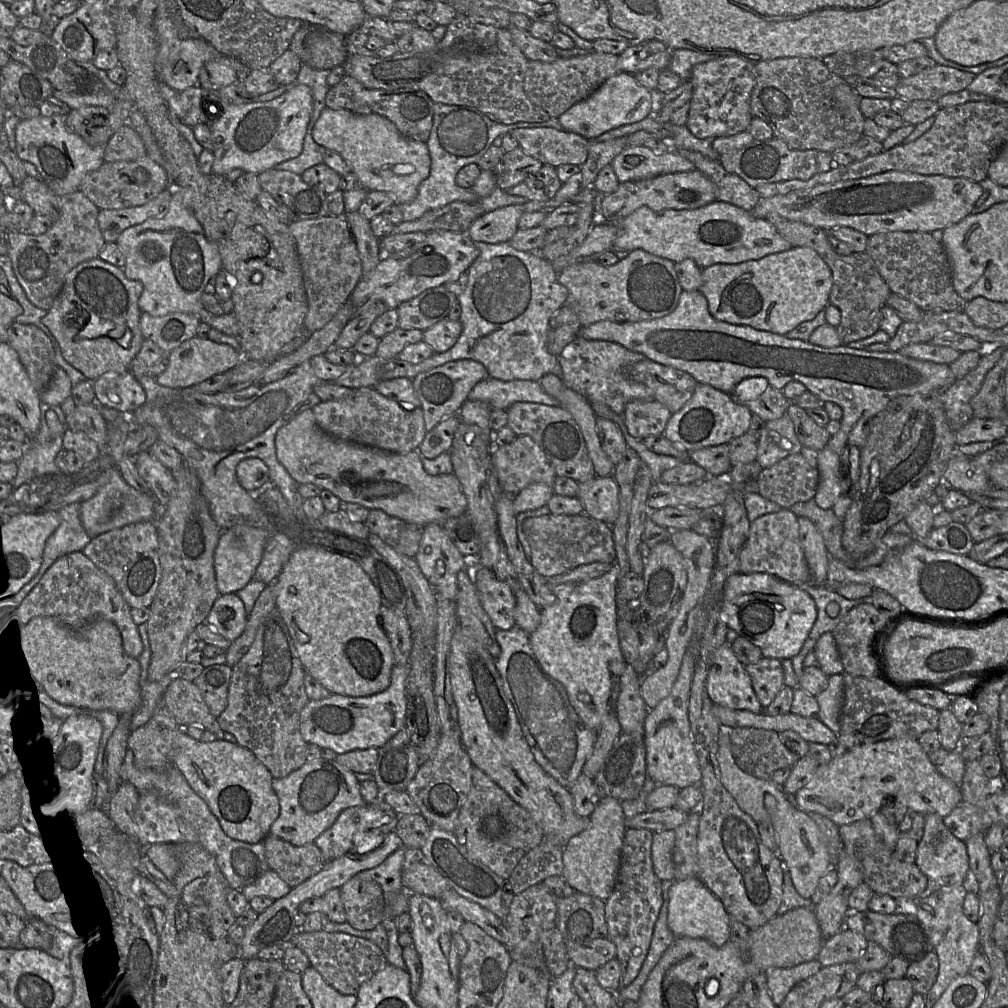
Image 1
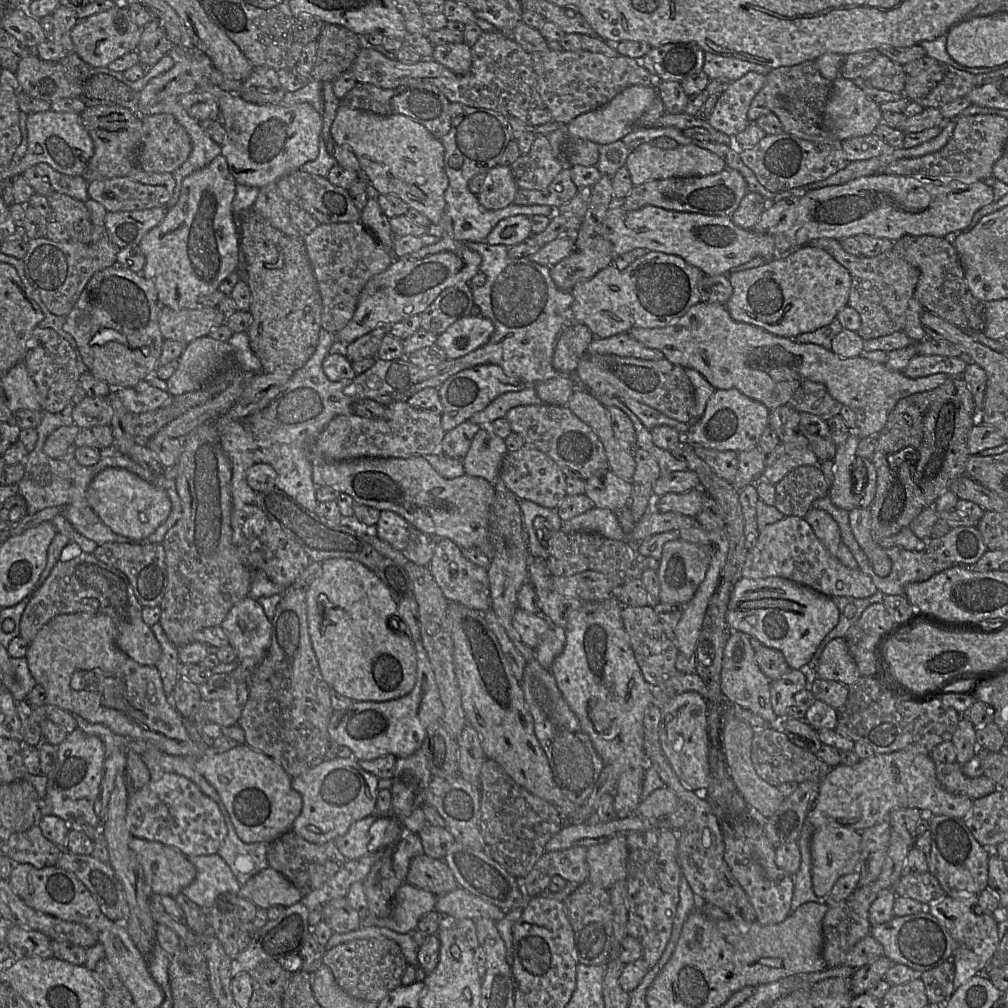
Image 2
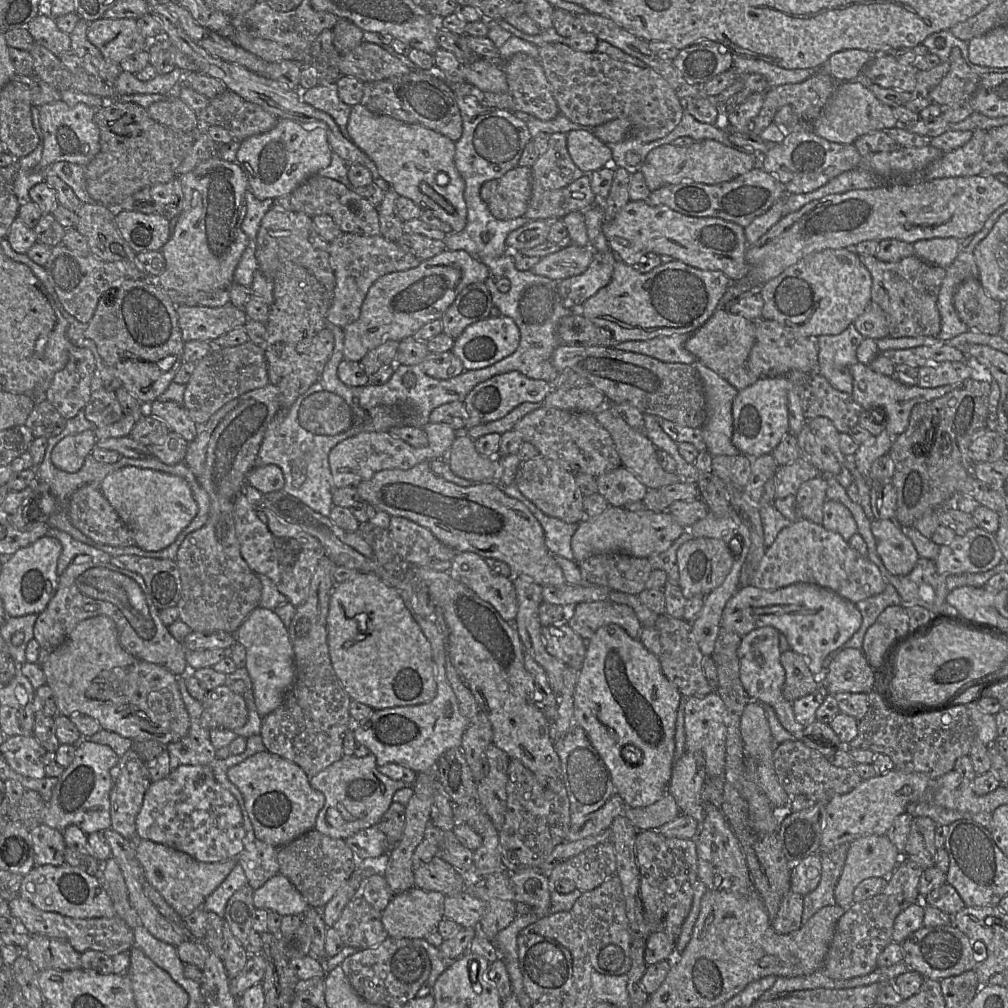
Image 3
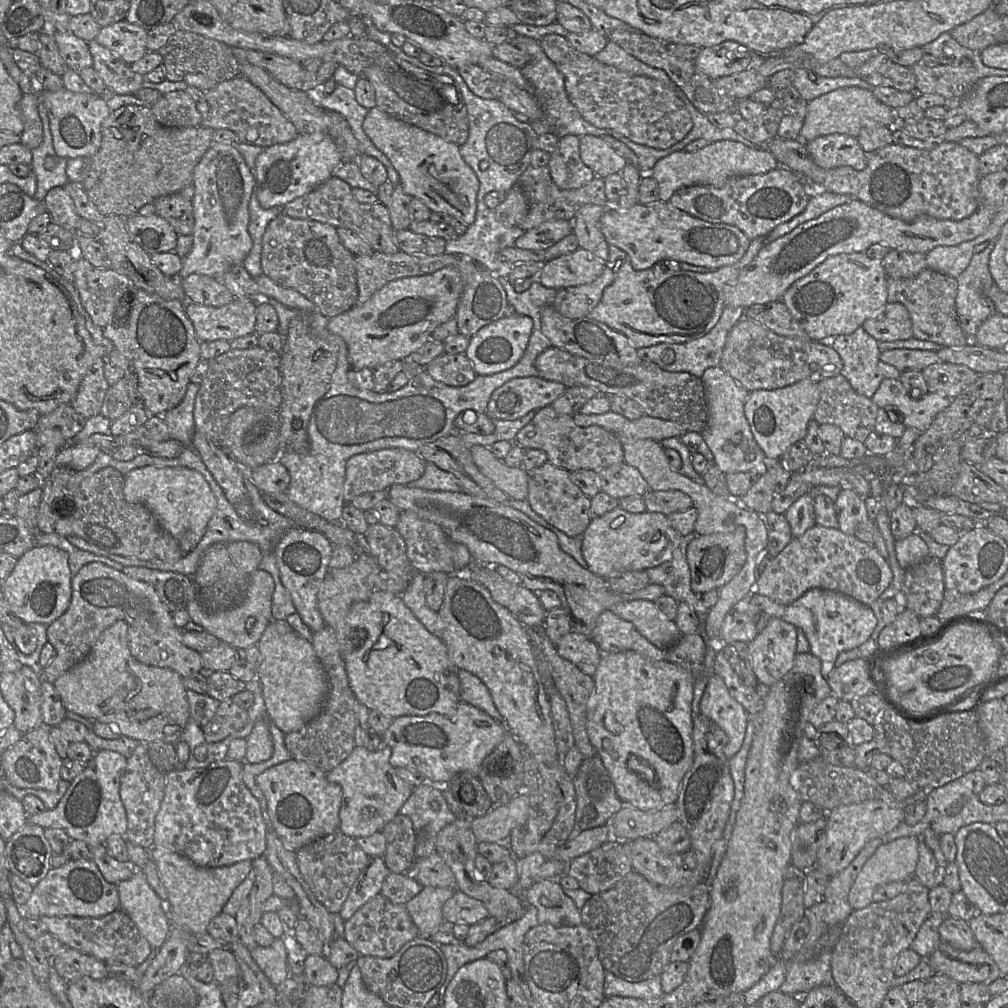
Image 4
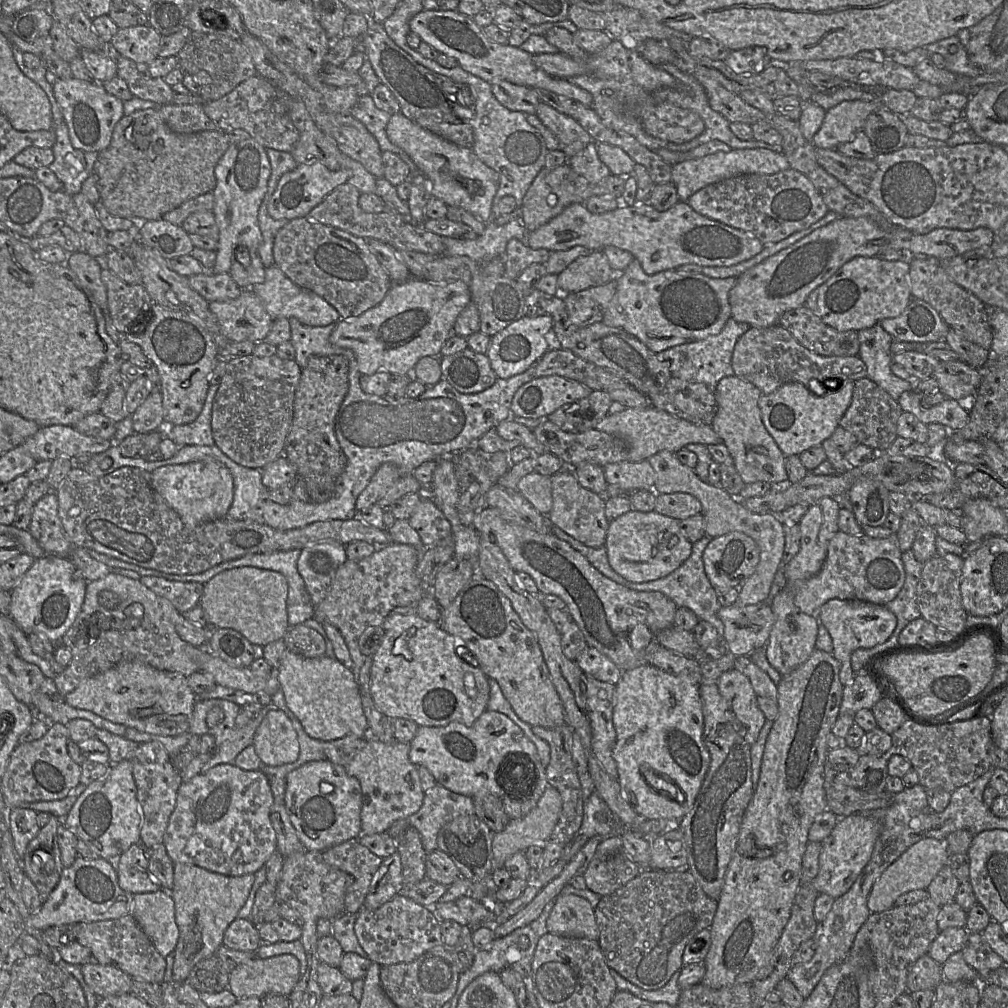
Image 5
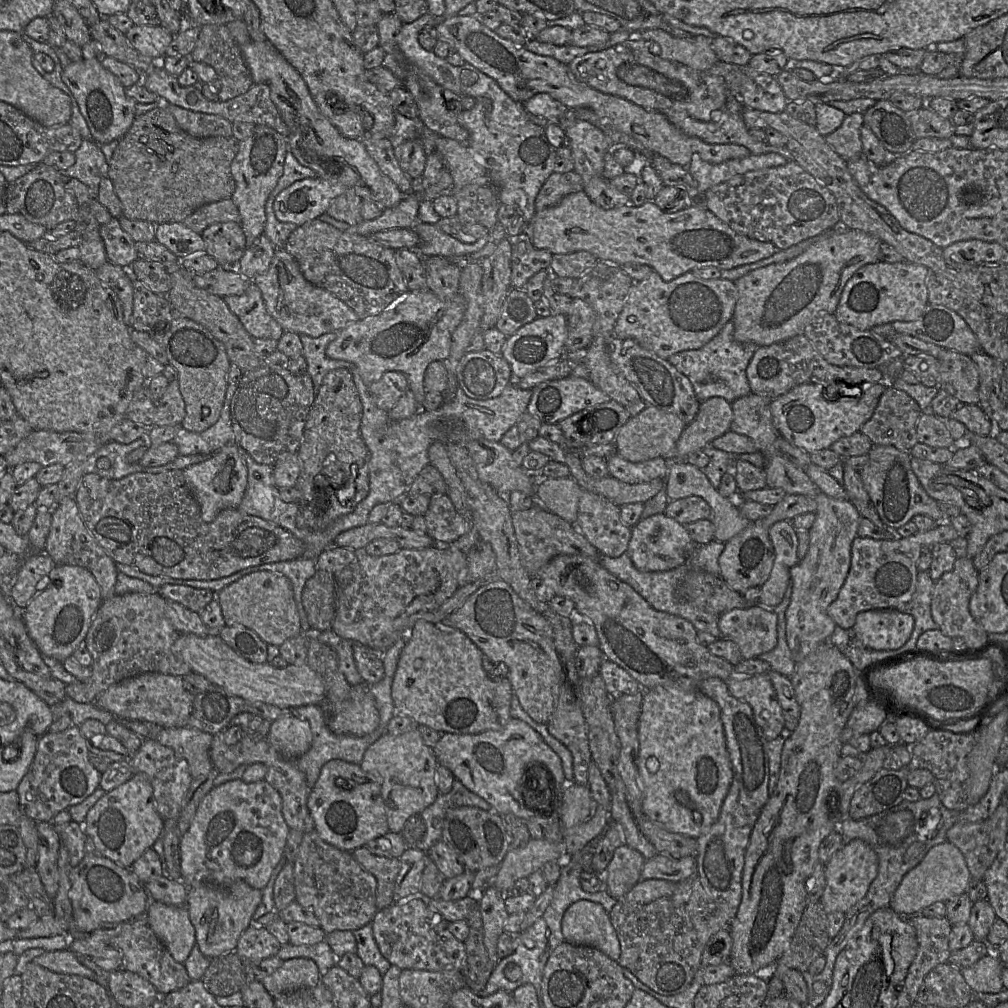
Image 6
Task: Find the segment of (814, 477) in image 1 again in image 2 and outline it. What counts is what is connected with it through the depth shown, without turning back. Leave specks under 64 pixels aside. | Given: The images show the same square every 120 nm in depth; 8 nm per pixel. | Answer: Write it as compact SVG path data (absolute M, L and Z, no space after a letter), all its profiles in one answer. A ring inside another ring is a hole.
M799 466L774 485L775 507L784 516L804 518L815 500L828 495L830 484L818 466Z

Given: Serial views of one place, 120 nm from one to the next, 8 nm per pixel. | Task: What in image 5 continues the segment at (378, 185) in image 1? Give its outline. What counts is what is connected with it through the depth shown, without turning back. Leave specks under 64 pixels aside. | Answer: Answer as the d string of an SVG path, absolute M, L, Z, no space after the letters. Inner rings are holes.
M400 112L391 114L386 125L386 134L410 159L415 171L431 181L432 197L441 199L448 207L458 206L467 210L484 223L492 220L492 205L499 186L499 174L481 162L472 148L456 145Z

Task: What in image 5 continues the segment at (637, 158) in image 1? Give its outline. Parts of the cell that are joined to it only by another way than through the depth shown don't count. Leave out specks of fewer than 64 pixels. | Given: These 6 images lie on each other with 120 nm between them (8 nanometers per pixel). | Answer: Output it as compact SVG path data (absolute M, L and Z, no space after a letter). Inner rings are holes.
M732 149L729 152L716 152L701 158L687 160L672 166L672 184L676 187L681 202L698 190L717 182L744 174L772 175L789 169L787 159L781 153L767 149Z

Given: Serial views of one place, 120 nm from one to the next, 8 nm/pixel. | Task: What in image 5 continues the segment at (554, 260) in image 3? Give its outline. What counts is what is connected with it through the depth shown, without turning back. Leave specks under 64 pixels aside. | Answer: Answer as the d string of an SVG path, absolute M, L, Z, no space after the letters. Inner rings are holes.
M591 251L587 256L578 257L557 274L558 293L576 292L603 285L614 279L615 274L602 251Z

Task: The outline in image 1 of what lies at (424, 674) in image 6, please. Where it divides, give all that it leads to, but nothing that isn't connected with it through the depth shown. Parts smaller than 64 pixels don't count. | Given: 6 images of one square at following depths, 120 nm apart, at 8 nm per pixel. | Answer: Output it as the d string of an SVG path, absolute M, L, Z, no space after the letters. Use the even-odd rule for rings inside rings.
M296 547L275 579L275 608L284 619L306 673L331 694L370 696L388 688L394 666L390 641L377 621L380 596L370 577L354 560L314 547Z

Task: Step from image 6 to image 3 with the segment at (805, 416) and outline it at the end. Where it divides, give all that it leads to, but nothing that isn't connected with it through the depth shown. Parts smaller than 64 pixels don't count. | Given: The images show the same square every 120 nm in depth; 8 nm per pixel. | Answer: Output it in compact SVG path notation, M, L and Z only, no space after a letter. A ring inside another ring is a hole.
M785 376L760 378L735 396L732 404L732 443L749 458L771 454L789 429L788 391L792 383Z

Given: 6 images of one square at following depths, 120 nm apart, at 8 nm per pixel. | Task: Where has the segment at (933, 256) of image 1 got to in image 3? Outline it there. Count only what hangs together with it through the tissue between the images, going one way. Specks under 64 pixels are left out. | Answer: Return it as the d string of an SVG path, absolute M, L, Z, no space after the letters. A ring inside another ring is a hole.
M968 278L953 297L954 308L969 329L998 335L1001 331L1004 303L991 298L977 278Z

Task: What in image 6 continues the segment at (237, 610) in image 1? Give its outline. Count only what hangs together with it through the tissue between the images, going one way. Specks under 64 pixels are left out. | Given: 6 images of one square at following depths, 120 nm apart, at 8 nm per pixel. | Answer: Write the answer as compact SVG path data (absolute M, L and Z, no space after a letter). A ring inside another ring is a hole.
M368 684L351 686L349 696L336 703L321 706L330 712L328 728L337 735L354 737L365 736L374 731L379 724L379 713Z

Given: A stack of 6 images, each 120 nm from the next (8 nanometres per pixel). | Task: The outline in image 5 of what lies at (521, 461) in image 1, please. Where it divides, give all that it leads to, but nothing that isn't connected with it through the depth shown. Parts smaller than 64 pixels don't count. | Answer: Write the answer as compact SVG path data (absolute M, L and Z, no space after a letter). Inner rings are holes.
M569 468L550 476L553 505L547 517L551 524L586 546L604 547L610 521L605 515L605 496L582 487Z

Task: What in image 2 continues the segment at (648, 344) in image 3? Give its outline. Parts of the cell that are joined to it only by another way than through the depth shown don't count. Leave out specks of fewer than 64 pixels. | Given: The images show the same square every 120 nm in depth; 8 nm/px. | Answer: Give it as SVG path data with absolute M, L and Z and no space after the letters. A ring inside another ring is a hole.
M627 333L608 338L594 337L587 348L587 352L590 354L628 356L643 360L660 360L665 358L660 350L644 346Z

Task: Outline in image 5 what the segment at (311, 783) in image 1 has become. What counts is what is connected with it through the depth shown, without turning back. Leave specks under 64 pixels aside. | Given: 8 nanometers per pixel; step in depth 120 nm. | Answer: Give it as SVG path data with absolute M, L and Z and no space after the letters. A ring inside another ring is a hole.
M375 738L366 741L362 750L345 767L348 775L358 779L363 794L361 834L387 832L398 820L408 818L422 806L424 793L418 766L409 759L409 743L383 743Z

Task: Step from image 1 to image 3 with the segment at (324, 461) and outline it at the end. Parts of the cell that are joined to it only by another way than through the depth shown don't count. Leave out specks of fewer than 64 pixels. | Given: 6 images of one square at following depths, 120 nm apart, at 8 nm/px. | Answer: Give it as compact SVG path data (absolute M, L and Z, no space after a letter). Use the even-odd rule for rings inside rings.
M423 461L408 470L388 469L377 472L371 479L356 486L366 504L376 506L390 516L407 518L430 530L442 543L457 552L473 552L482 558L493 558L509 565L514 575L527 575L541 586L567 584L562 568L545 544L545 531L539 521L520 501L507 496L502 487L492 482L458 486L436 475Z

